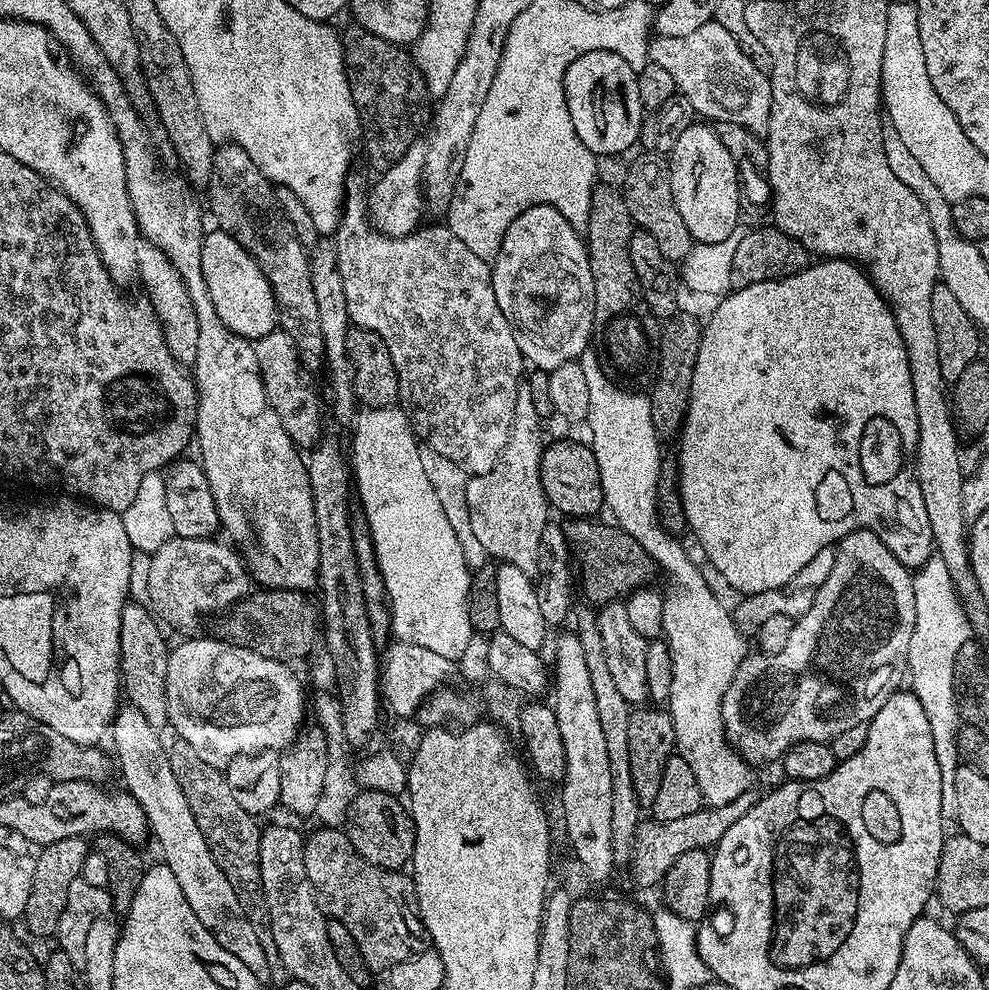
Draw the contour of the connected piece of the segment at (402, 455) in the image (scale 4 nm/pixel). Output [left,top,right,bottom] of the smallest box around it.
[350,406,473,662]

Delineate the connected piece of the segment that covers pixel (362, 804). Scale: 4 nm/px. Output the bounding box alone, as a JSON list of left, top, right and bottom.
[342,790,416,870]

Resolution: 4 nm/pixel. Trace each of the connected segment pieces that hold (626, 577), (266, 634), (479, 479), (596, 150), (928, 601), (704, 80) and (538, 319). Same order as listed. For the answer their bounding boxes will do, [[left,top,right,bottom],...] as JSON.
[[563,517,655,606],[215,588,322,662],[466,386,550,574],[564,50,646,158],[907,554,970,788],[648,22,772,134],[491,204,594,374]]

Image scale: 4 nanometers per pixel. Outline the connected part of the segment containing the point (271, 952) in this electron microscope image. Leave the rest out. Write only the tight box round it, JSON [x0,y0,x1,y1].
[168,739,282,970]

